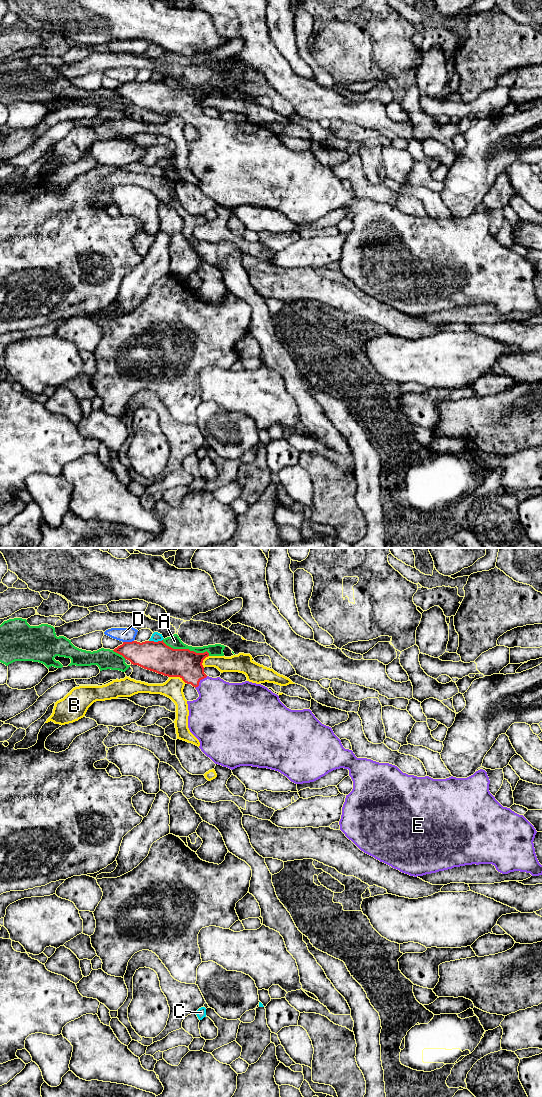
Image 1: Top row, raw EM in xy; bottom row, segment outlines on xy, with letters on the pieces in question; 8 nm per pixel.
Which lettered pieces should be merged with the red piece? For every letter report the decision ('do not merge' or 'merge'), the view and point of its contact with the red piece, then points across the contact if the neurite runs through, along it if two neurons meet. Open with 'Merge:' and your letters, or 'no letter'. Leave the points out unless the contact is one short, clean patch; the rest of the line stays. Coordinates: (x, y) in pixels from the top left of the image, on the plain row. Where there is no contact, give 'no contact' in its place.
Merge: E
A: do not merge | xy (186, 89)
B: do not merge | xy (177, 116)
C: do not merge | xy (155, 82)
D: do not merge | xy (128, 82) | along xy (133, 80), (123, 82)
E: merge | xy (199, 121) | across xy (183, 103), (199, 121), (220, 144)

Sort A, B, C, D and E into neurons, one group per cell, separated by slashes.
A / B / C / D / E

